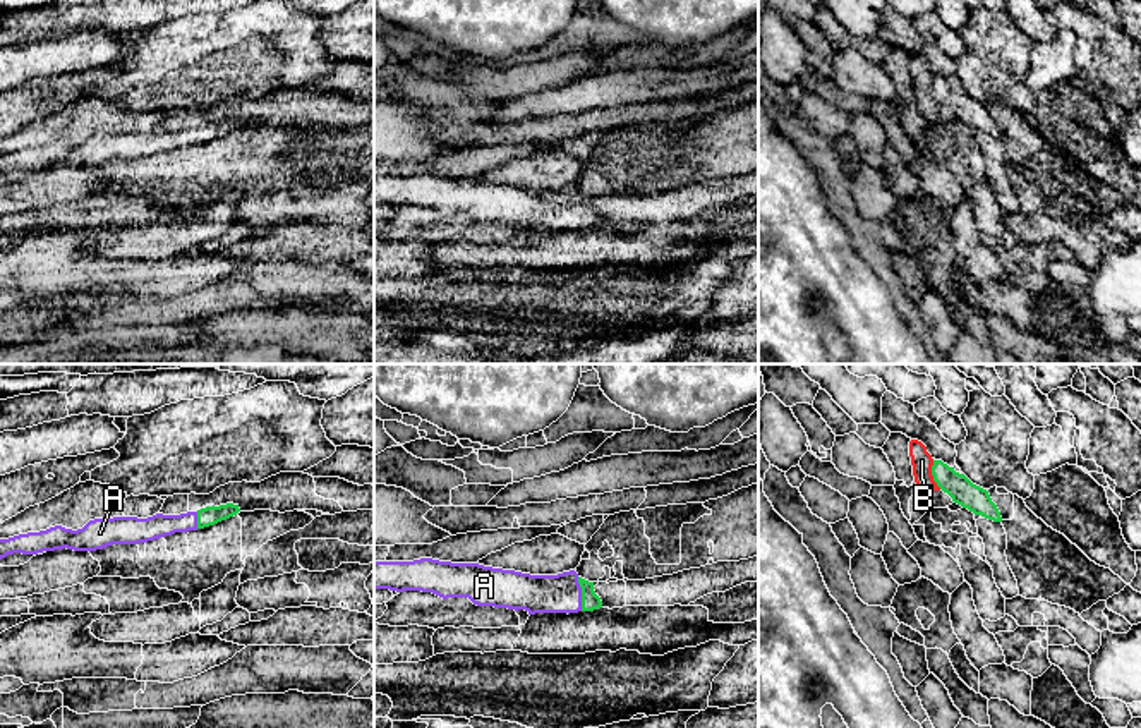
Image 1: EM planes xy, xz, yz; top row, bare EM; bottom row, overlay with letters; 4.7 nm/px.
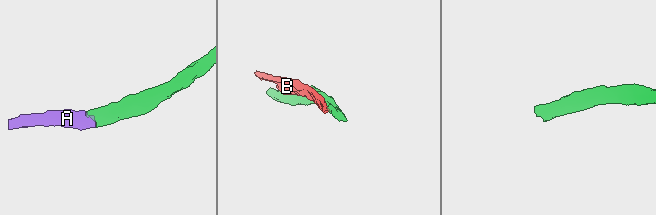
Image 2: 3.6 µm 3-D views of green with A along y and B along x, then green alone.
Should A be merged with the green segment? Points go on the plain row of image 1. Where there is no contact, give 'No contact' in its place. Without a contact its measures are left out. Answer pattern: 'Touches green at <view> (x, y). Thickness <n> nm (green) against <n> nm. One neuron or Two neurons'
Touches green at xz (582, 210). Thickness 90 nm (green) against 180 nm. One neuron

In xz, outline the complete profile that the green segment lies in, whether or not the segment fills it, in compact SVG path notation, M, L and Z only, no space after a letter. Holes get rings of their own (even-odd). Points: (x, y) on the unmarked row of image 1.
M432 173L374 177L374 204L422 206L443 215L468 213L477 221L535 228L578 228L602 223L594 197L575 185L558 191L530 191L479 179L451 179Z

